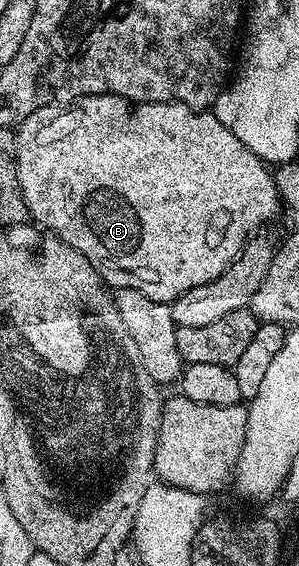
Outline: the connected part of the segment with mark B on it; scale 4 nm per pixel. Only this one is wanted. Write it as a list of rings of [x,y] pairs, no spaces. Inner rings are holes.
[[[100,93],[96,97],[82,97],[71,105],[63,107],[45,107],[36,109],[16,129],[16,166],[18,183],[26,199],[28,216],[34,222],[45,225],[49,234],[55,235],[74,247],[98,271],[104,284],[113,290],[133,289],[142,291],[155,301],[171,303],[183,293],[199,285],[210,283],[226,271],[228,264],[239,255],[249,237],[257,232],[259,225],[264,225],[276,212],[281,211],[282,202],[275,187],[275,179],[269,166],[260,160],[254,151],[250,151],[222,123],[218,123],[215,113],[197,111],[178,105],[175,101],[153,101],[137,103],[127,101],[125,97],[111,97],[109,93]]]

